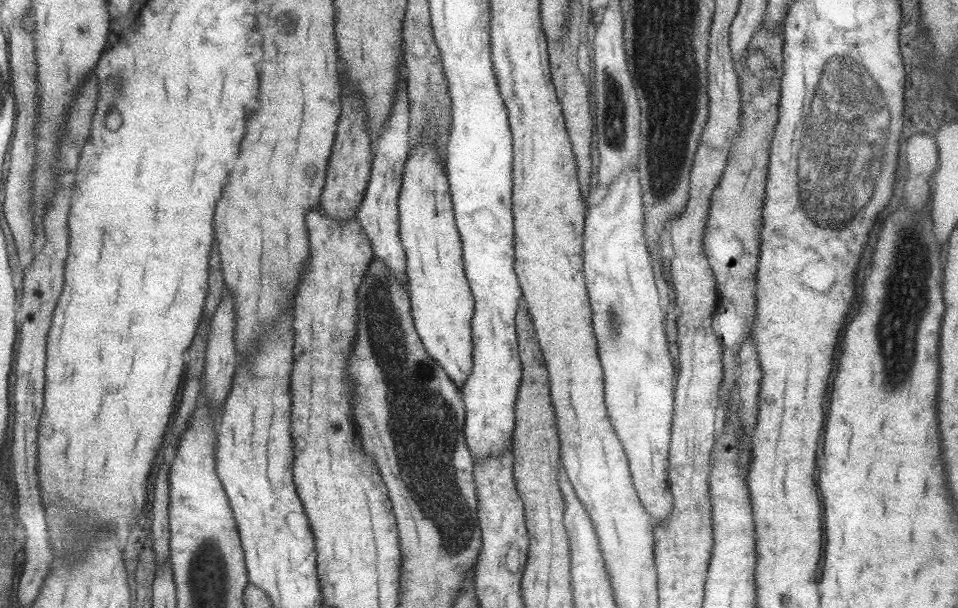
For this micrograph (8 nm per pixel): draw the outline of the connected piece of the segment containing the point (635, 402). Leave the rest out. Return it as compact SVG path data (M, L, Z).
M637 168L627 169L625 173L621 173L619 177L607 186L606 195L600 203L587 207L584 216L583 243L582 243L582 273L587 287L588 301L592 312L592 331L596 338L597 354L600 365L602 366L602 377L604 387L604 403L606 413L609 417L613 432L617 435L622 449L627 457L628 469L630 477L637 493L639 502L643 505L645 512L657 521L665 520L673 508L672 494L668 485L668 444L670 441L670 428L673 414L674 394L671 385L671 376L673 376L673 364L671 357L667 351L667 339L665 339L664 327L661 326L662 313L659 308L659 299L657 299L657 288L653 283L653 271L651 271L650 256L645 247L645 238L642 235L644 227L644 210L641 200L641 189L639 184L639 176Z

